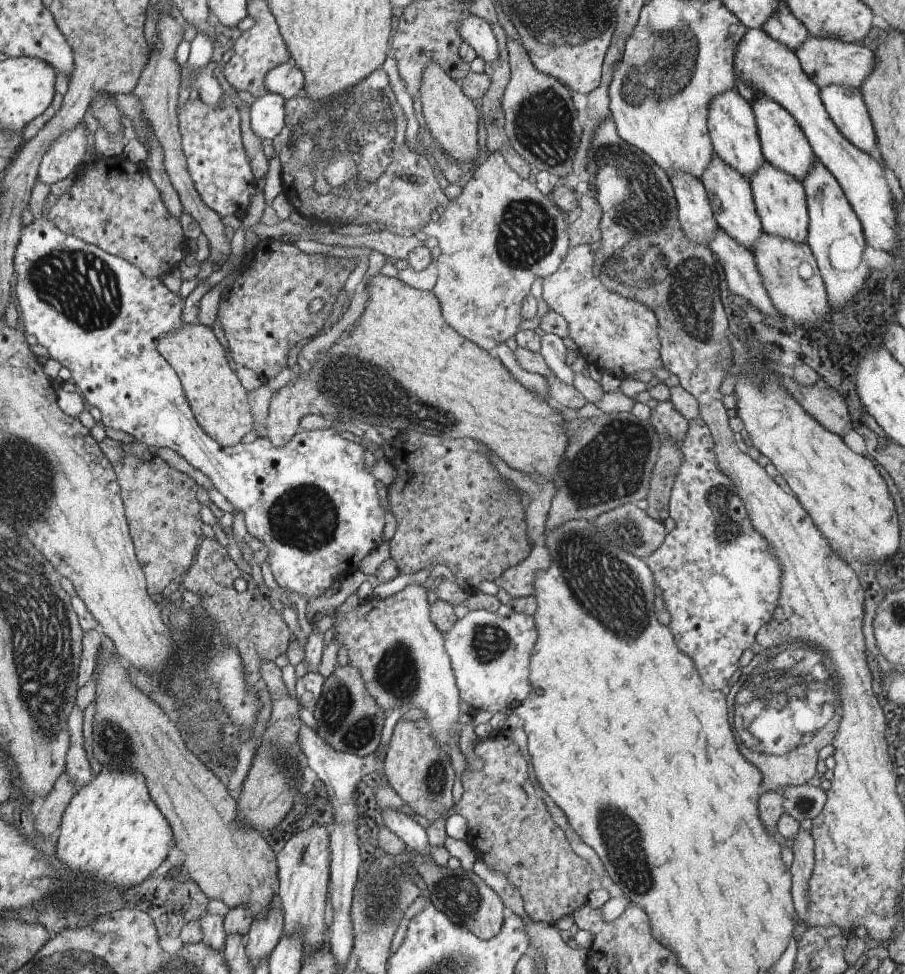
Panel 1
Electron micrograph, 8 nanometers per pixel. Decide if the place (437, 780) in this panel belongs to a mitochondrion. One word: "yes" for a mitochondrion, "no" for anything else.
yes

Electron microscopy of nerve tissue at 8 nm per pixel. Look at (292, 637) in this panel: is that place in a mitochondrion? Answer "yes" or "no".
no

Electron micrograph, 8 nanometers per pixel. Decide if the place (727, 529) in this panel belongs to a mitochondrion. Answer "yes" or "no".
yes

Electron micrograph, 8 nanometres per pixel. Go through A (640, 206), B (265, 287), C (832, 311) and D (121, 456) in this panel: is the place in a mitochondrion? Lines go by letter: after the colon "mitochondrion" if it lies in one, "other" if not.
A: mitochondrion
B: mitochondrion
C: other
D: other

